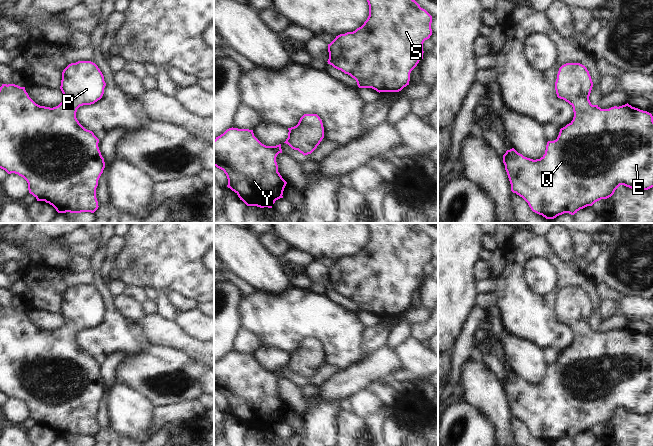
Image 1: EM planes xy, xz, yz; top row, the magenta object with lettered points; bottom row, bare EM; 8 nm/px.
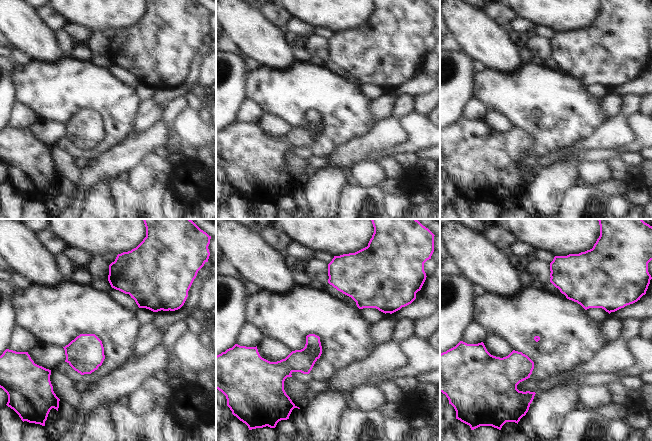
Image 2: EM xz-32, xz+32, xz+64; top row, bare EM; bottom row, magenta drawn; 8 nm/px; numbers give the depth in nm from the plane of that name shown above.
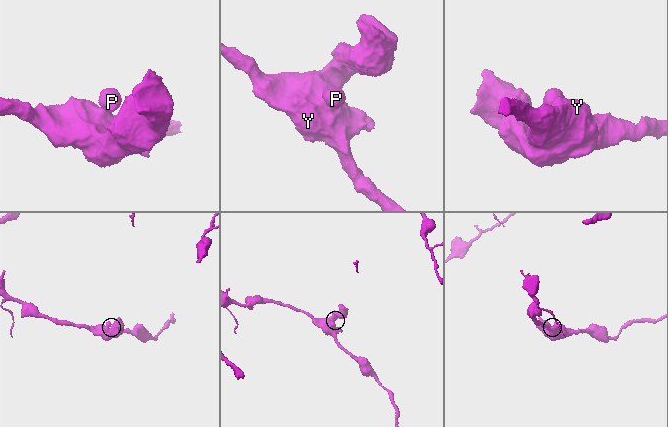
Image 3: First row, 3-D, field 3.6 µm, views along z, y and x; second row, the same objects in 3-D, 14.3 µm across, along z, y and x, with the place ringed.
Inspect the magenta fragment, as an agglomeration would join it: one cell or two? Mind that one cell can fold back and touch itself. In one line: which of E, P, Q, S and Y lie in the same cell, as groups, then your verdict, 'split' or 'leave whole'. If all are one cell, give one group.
E P Q S Y | leave whole

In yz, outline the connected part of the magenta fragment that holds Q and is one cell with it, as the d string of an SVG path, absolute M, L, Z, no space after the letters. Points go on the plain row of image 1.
M566 287L559 292L557 303L555 306L555 314L557 321L565 324L573 331L574 341L573 344L565 351L560 353L559 359L556 364L548 365L546 369L545 378L540 383L530 383L524 381L518 377L514 372L507 374L503 379L503 387L507 396L511 415L522 421L529 429L531 434L539 439L542 439L546 443L554 443L564 437L574 439L580 433L587 430L592 430L595 426L601 423L607 423L611 421L615 414L620 410L624 409L631 413L636 414L648 414L653 411L653 340L647 335L640 334L632 331L628 327L622 330L614 330L609 333L601 333L598 329L592 329L589 320L593 311L593 306L587 292L580 287Z

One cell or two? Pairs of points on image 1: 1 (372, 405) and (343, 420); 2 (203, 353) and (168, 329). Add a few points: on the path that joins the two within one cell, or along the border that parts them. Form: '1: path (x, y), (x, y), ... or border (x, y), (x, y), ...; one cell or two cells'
1: border (378, 410), (365, 417), (358, 417), (351, 412); two cells
2: path (194, 347), (177, 338); one cell

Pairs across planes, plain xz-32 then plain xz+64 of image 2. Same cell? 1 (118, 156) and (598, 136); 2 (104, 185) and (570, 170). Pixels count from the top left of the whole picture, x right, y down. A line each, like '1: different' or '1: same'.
1: same
2: same

